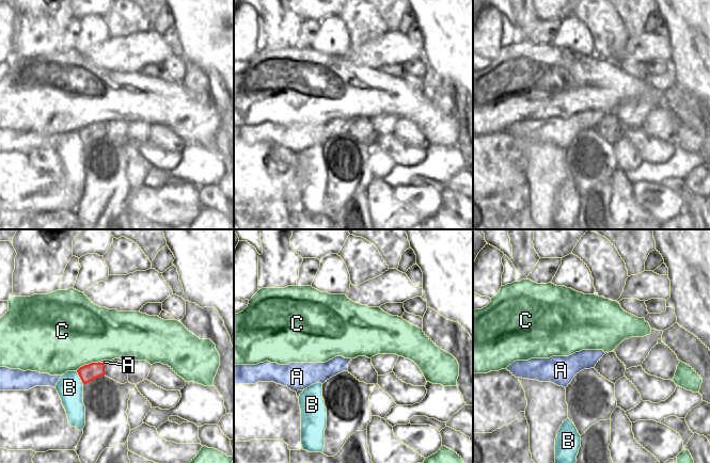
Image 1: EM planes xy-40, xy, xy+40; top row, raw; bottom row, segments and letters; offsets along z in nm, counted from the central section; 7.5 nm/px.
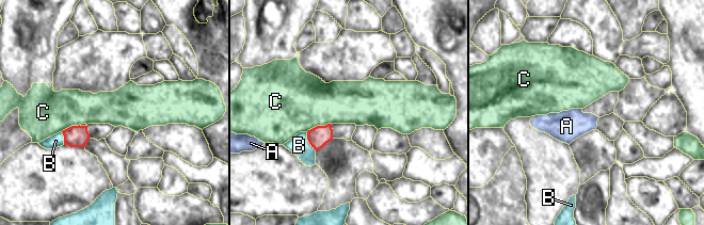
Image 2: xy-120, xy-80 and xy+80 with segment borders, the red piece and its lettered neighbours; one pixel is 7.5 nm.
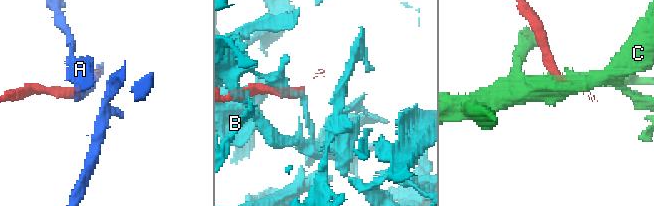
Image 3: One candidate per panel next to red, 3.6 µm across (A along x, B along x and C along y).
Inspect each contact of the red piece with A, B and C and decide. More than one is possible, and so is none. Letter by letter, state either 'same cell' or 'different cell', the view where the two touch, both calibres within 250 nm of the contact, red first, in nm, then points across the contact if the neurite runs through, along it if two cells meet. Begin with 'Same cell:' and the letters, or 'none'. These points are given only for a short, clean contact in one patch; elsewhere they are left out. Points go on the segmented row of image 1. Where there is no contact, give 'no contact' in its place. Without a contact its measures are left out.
Same cell: none
A: different cell; contact in xy-40; calibres 130 and 30 nm
B: different cell; contact in xy-40; calibres 130 and 200 nm
C: different cell; contact in xy-40; calibres 130 and 480 nm; border xy-40 (98, 361), (84, 364), (76, 370)

